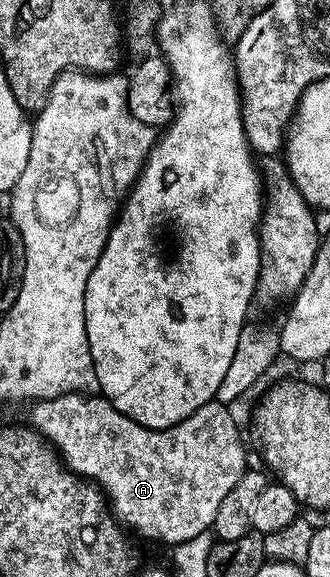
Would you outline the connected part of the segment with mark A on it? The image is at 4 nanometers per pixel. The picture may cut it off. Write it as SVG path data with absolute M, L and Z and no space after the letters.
M70 392L52 400L34 401L30 408L30 427L51 441L63 463L75 475L103 489L116 521L124 529L135 528L137 535L147 540L160 540L168 546L189 542L189 538L197 538L197 534L208 531L217 518L217 506L221 506L225 494L237 486L249 468L239 428L231 417L232 409L218 402L201 406L171 428L141 426L99 394Z

